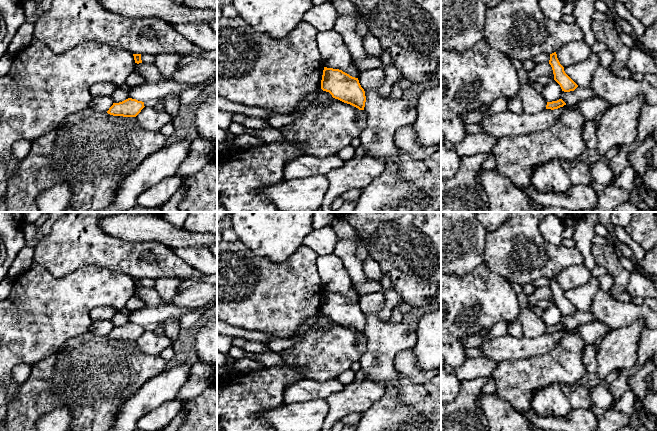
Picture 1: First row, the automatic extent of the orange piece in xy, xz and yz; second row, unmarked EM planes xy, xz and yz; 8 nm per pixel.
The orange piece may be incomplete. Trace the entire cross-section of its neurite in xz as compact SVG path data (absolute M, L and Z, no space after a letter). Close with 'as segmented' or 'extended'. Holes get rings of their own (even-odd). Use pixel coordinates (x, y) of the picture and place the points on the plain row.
M324 291L321 313L329 316L335 323L364 334L366 320L358 302L342 294Z; as segmented

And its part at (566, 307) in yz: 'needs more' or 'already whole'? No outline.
already whole

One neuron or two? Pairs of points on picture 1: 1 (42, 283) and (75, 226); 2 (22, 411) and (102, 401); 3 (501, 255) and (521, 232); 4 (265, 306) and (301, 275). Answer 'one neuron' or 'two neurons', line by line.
1: two neurons
2: one neuron
3: one neuron
4: one neuron

